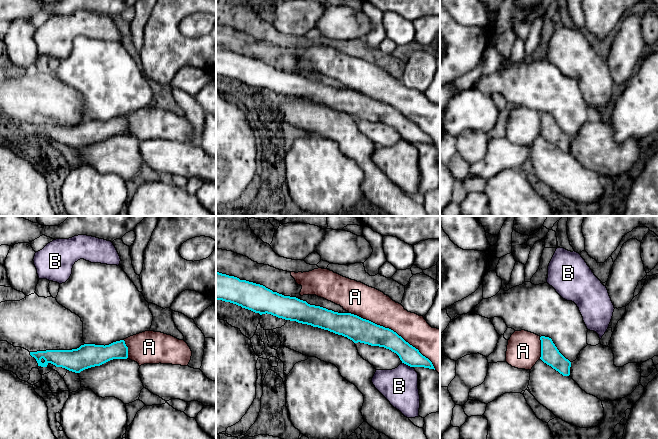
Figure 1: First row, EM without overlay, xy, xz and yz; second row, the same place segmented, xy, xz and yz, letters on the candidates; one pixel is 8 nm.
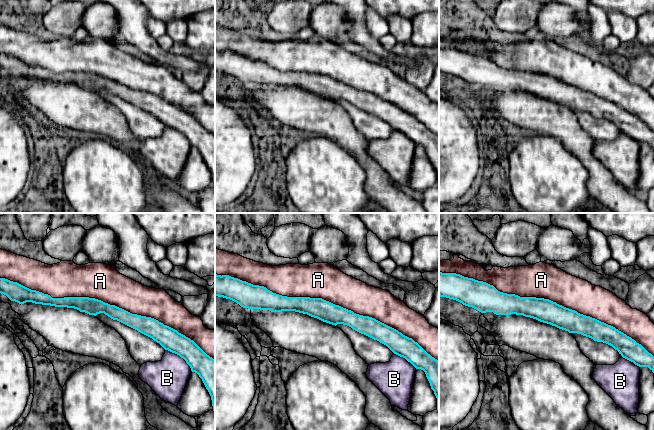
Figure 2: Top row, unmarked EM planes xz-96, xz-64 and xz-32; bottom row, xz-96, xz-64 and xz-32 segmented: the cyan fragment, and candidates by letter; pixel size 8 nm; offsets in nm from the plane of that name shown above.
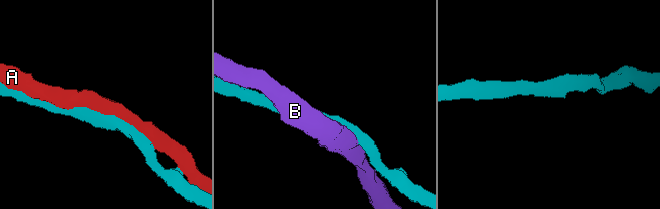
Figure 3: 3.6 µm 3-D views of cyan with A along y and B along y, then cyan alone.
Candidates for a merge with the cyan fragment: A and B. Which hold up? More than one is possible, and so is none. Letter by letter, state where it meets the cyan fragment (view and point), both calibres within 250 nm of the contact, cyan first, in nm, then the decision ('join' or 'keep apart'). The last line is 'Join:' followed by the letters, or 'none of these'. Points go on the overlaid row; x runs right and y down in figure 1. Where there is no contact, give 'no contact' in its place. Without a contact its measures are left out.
A: meets cyan in xz at (393, 331); 190 nm thick on the cyan side, 240 nm on the other; join
B: meets cyan in xz at (407, 364); 160 nm thick on the cyan side, 300 nm on the other; keep apart
Join: A

